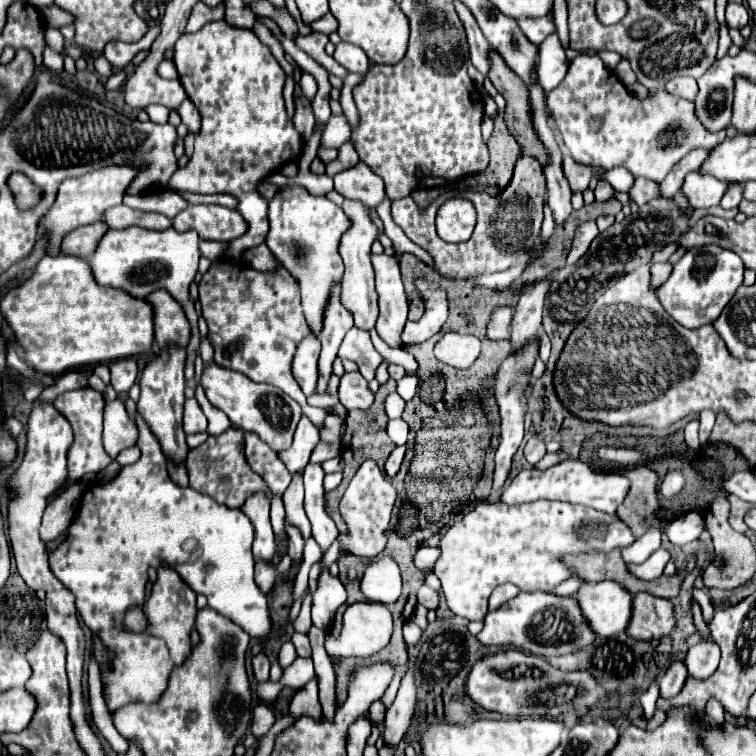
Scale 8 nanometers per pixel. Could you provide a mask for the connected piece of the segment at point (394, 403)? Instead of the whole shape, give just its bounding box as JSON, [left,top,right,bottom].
[386,392,406,416]

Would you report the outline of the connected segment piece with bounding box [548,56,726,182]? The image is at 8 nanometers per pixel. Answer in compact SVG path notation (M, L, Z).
M578 56L570 62L566 78L548 94L548 106L572 158L586 166L616 168L624 166L632 176L662 182L672 166L694 148L714 148L726 138L726 132L706 134L694 116L694 104L658 92L644 100L636 98L604 66L598 56Z

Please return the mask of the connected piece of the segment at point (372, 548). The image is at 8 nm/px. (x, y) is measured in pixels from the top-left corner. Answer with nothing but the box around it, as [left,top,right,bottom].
[338,460,396,558]

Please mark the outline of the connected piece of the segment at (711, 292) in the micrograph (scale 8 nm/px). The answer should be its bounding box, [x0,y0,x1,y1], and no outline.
[656,246,744,330]

